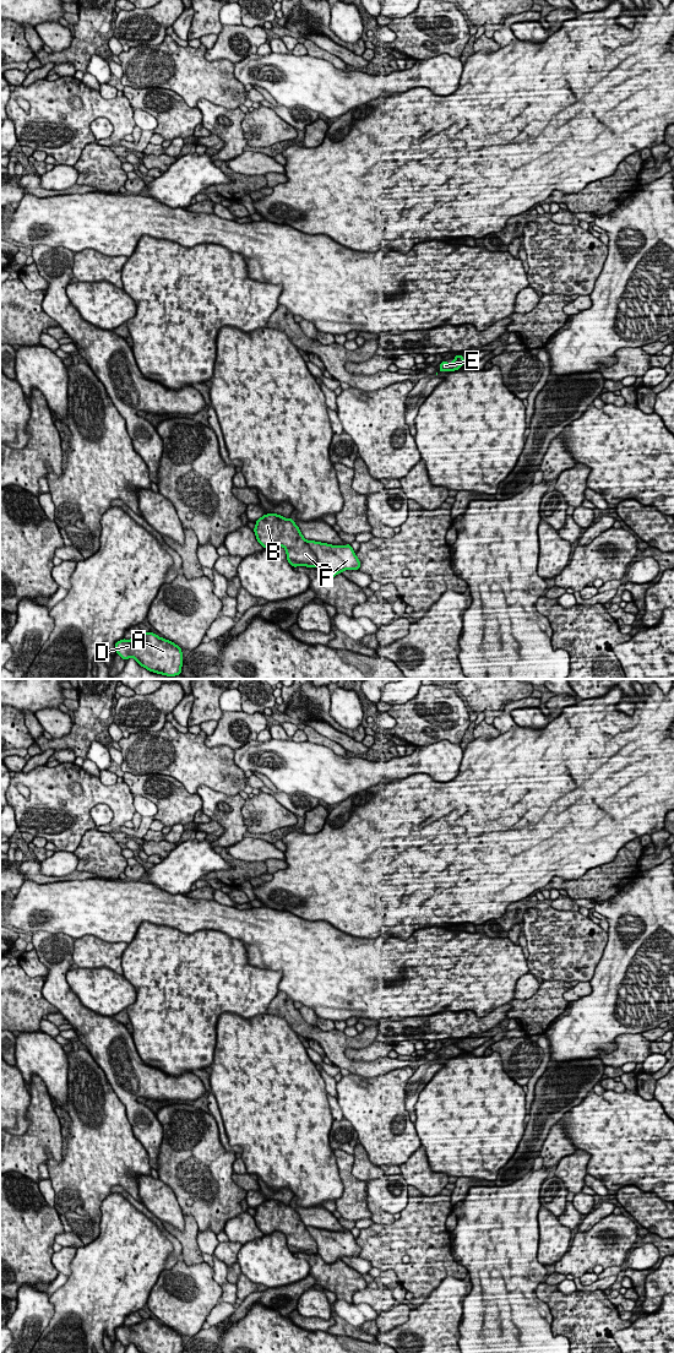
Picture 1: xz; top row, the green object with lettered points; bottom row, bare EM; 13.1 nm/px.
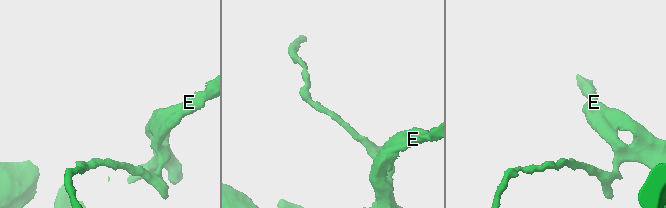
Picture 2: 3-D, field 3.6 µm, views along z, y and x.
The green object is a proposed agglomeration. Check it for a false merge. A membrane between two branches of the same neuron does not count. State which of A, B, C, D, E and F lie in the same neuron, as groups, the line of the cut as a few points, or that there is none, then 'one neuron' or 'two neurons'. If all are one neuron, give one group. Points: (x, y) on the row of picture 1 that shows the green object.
groups A B C D F / E; cut xz (456, 359), (462, 363); two neurons

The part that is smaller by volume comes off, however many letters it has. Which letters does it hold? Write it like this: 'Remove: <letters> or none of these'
Remove: E

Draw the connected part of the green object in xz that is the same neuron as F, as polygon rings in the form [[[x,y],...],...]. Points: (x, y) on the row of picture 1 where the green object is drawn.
[[[267,514],[259,518],[254,528],[257,542],[265,548],[281,545],[293,566],[319,567],[326,577],[335,577],[344,570],[359,570],[360,561],[350,544],[331,545],[306,540],[292,518]]]

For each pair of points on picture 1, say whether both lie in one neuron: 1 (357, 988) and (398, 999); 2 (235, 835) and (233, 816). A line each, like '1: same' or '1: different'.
1: same
2: same

